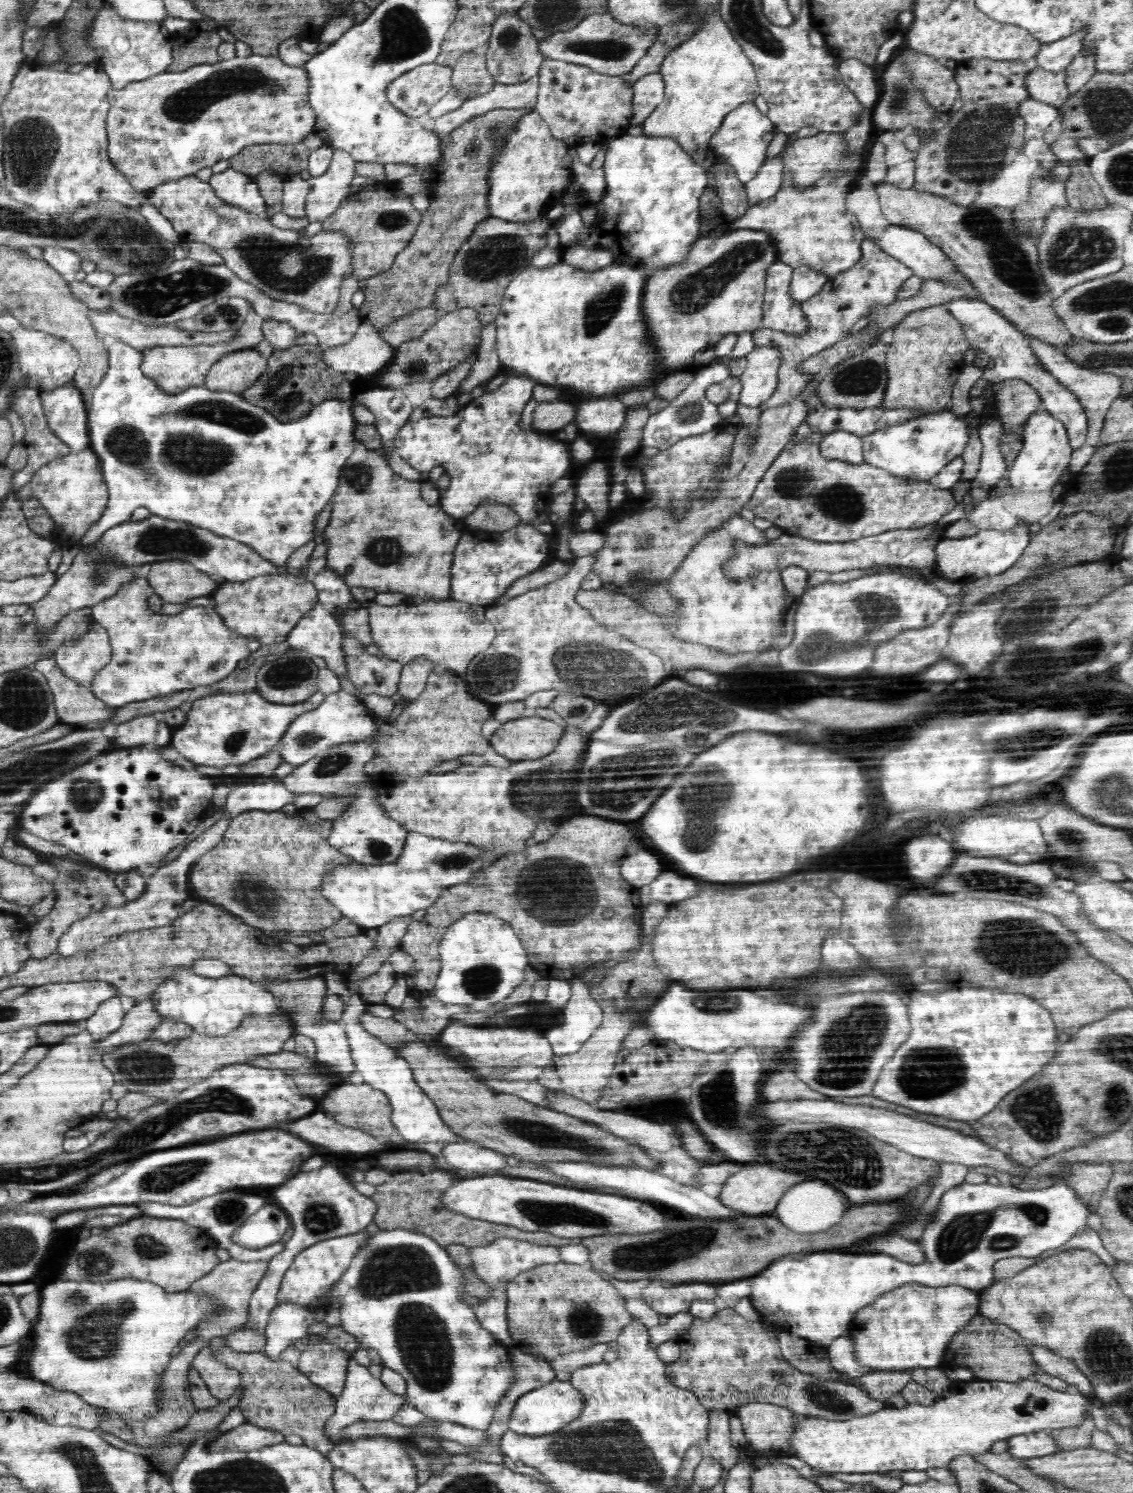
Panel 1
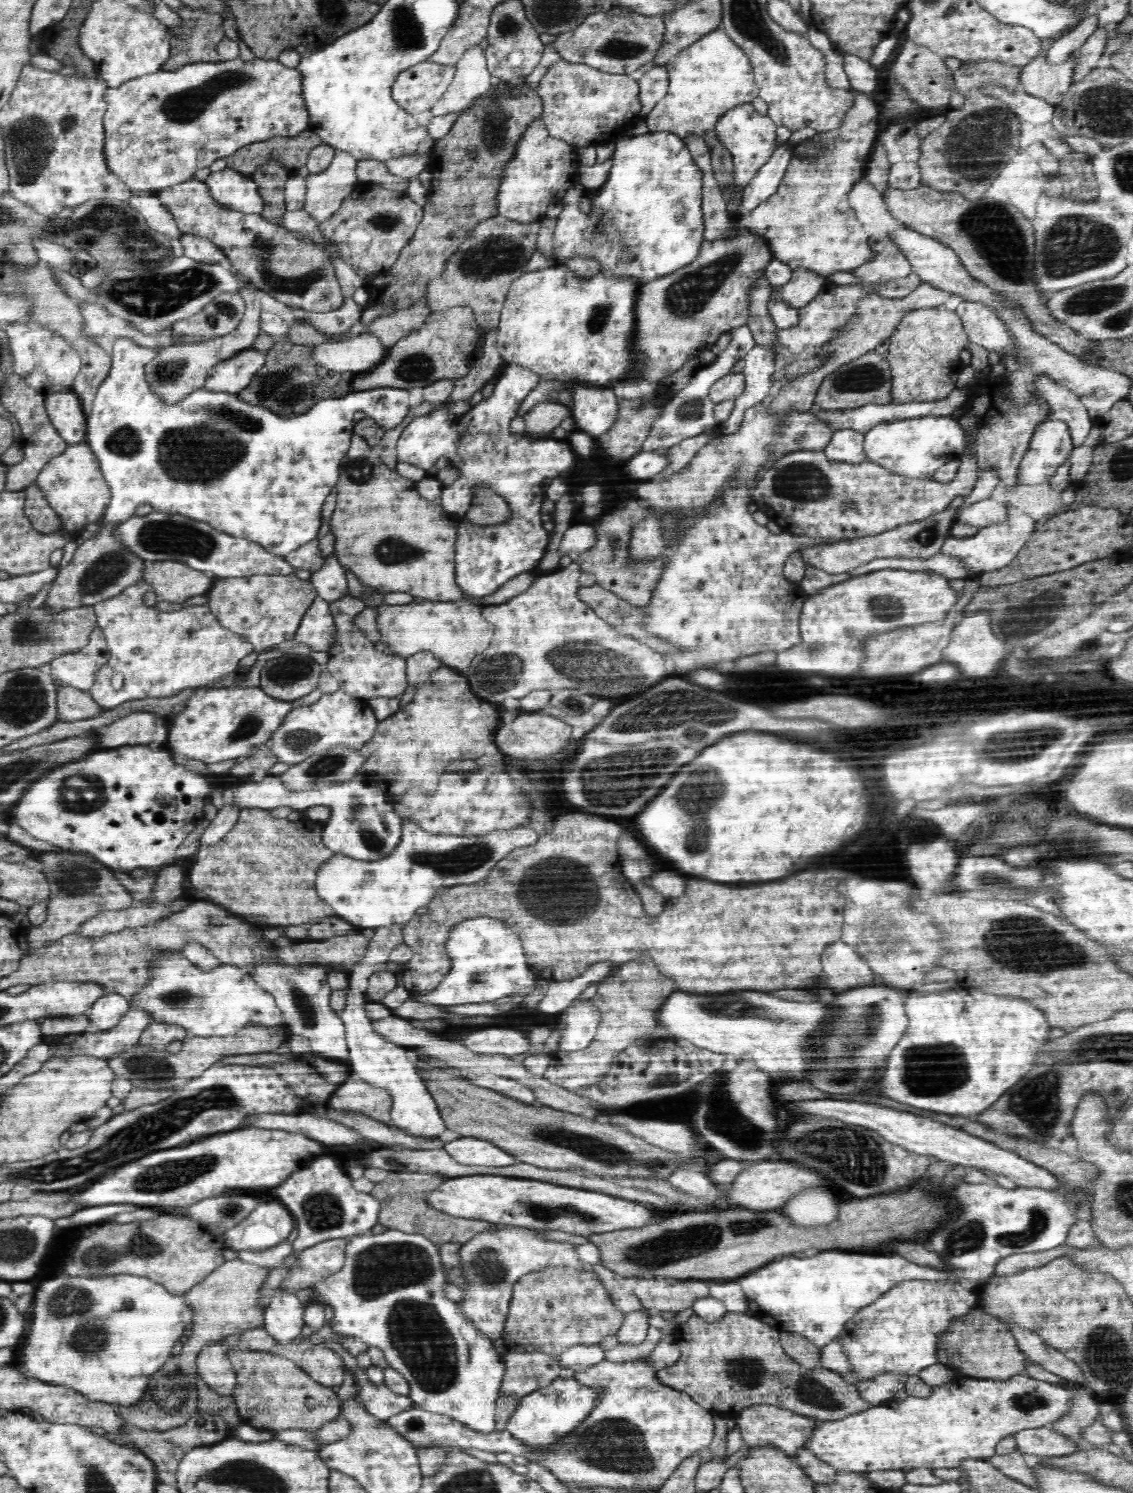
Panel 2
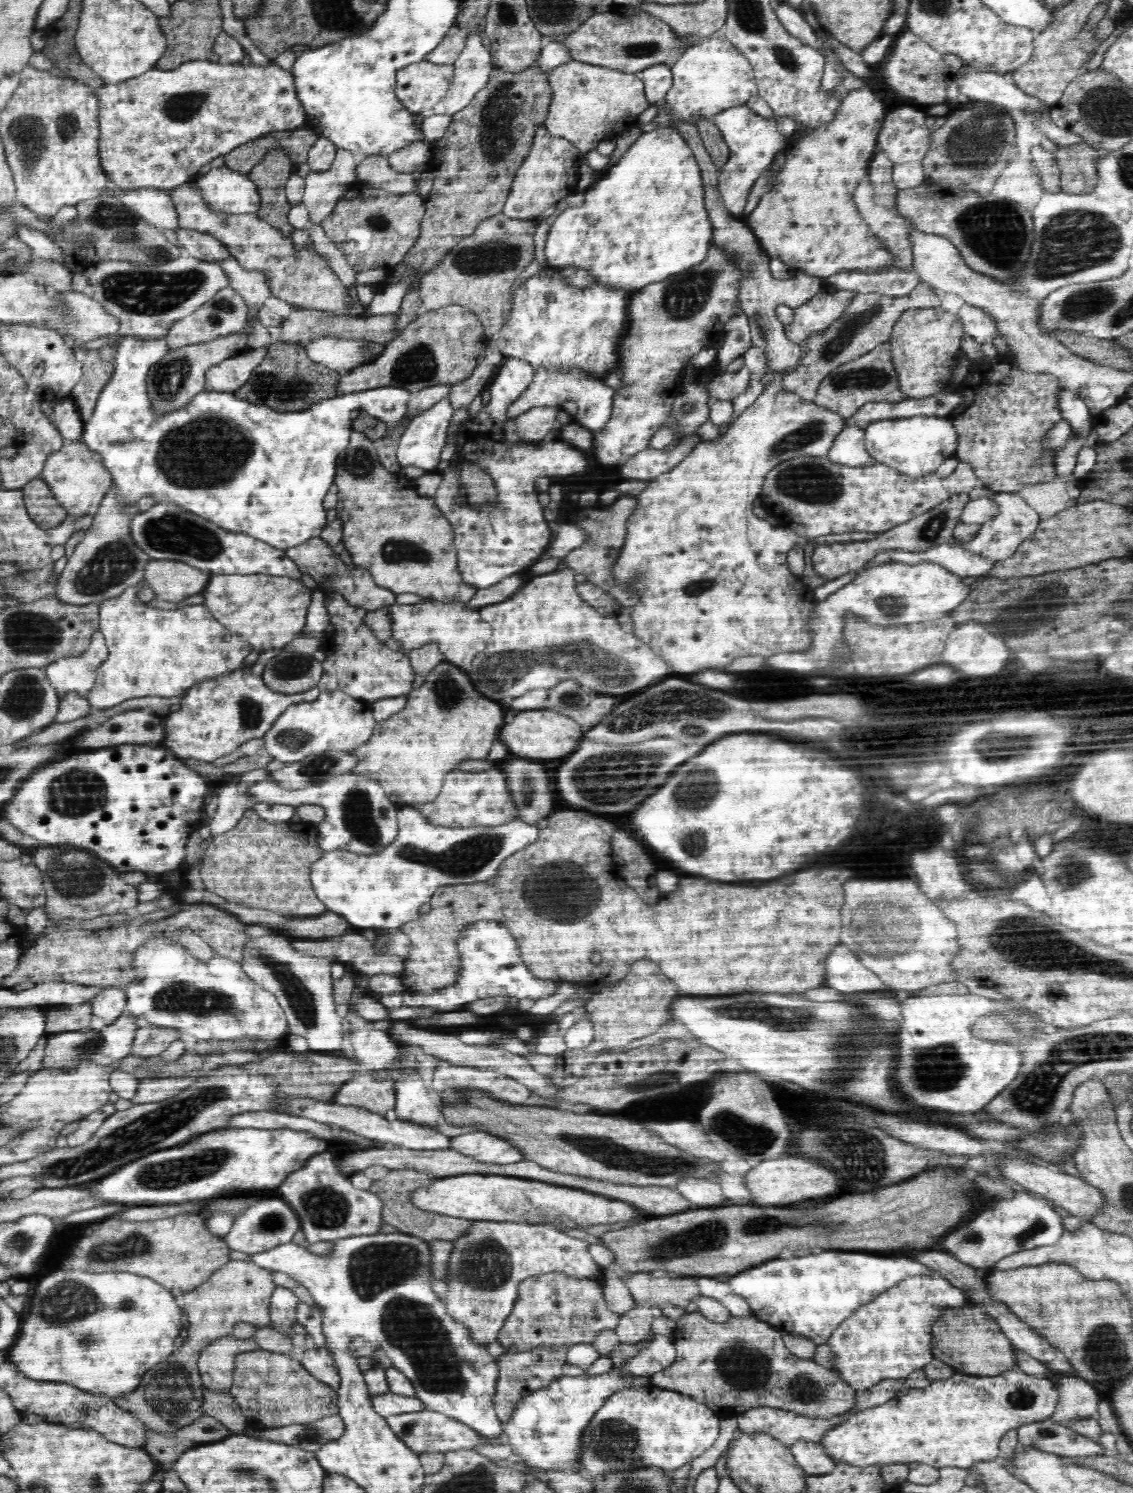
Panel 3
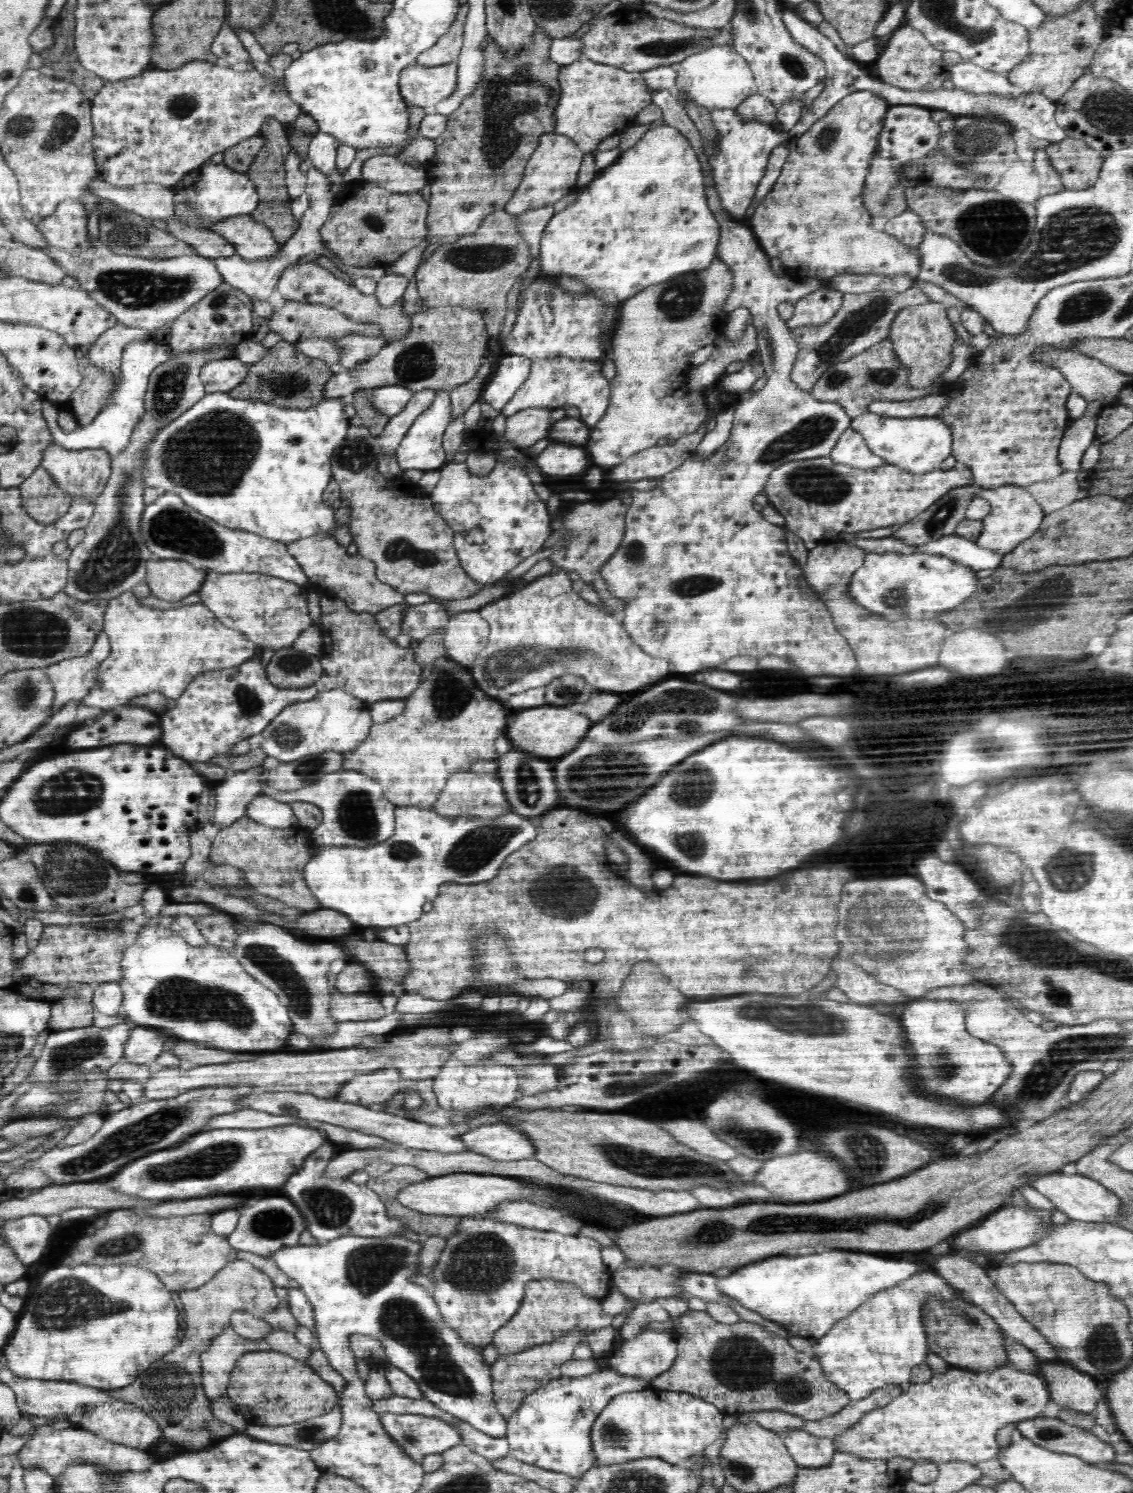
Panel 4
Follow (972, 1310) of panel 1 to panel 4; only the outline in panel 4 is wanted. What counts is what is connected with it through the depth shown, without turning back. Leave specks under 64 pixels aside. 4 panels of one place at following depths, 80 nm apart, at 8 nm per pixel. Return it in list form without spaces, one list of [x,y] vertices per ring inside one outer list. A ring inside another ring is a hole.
[[[934,1270],[922,1271],[921,1273],[917,1272],[914,1276],[899,1282],[896,1286],[887,1288],[886,1290],[880,1291],[879,1293],[873,1294],[864,1304],[860,1305],[854,1312],[851,1312],[846,1318],[839,1320],[832,1326],[830,1330],[822,1338],[818,1339],[808,1339],[808,1341],[812,1341],[812,1356],[816,1356],[819,1358],[820,1365],[822,1365],[824,1375],[828,1378],[828,1381],[832,1383],[832,1385],[836,1385],[839,1389],[844,1390],[846,1395],[850,1397],[851,1401],[859,1401],[864,1397],[867,1397],[872,1391],[876,1389],[882,1388],[882,1386],[886,1385],[902,1385],[903,1383],[909,1382],[910,1378],[912,1378],[913,1370],[926,1362],[926,1356],[928,1356],[928,1341],[926,1338],[926,1333],[924,1330],[923,1323],[923,1314],[922,1314],[922,1306],[924,1306],[924,1302],[928,1300],[928,1296],[937,1296],[937,1298],[941,1298],[946,1302],[950,1302],[952,1298],[954,1298],[954,1294],[957,1292],[951,1285],[947,1283],[938,1273]]]

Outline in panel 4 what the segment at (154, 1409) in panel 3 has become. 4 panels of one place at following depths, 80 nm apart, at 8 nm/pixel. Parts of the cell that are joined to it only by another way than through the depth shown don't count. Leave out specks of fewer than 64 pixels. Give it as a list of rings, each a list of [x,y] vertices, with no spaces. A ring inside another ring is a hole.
[[[239,1259],[229,1262],[206,1284],[180,1291],[179,1298],[184,1307],[186,1322],[183,1339],[174,1345],[172,1352],[153,1362],[130,1386],[108,1392],[112,1398],[139,1406],[158,1423],[162,1438],[180,1443],[183,1450],[201,1451],[213,1447],[220,1439],[207,1429],[207,1422],[216,1418],[213,1418],[211,1400],[203,1387],[198,1358],[208,1350],[213,1338],[231,1326],[230,1316],[236,1310],[263,1319],[268,1312],[279,1306],[279,1298],[268,1275],[248,1261]]]

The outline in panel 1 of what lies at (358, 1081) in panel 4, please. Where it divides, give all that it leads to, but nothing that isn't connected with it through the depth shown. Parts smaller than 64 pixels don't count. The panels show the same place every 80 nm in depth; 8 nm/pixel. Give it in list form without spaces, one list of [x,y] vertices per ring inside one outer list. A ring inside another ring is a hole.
[[[342,1084],[340,1088],[336,1088],[324,1096],[322,1110],[332,1114],[334,1120],[342,1126],[360,1128],[360,1130],[364,1130],[376,1138],[392,1142],[392,1144],[399,1144],[397,1129],[391,1122],[393,1109],[388,1100],[385,1092],[380,1092],[368,1084]],[[390,1136],[396,1136],[396,1138],[390,1138]]]

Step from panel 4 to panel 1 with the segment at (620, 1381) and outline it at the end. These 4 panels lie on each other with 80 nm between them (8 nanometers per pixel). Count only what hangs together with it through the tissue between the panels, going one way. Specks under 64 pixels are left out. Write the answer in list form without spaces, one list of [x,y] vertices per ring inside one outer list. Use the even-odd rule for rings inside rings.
[[[554,1380],[544,1386],[535,1388],[515,1400],[515,1405],[509,1420],[509,1429],[513,1433],[538,1436],[556,1432],[566,1424],[579,1417],[584,1401],[579,1390],[570,1381]]]

